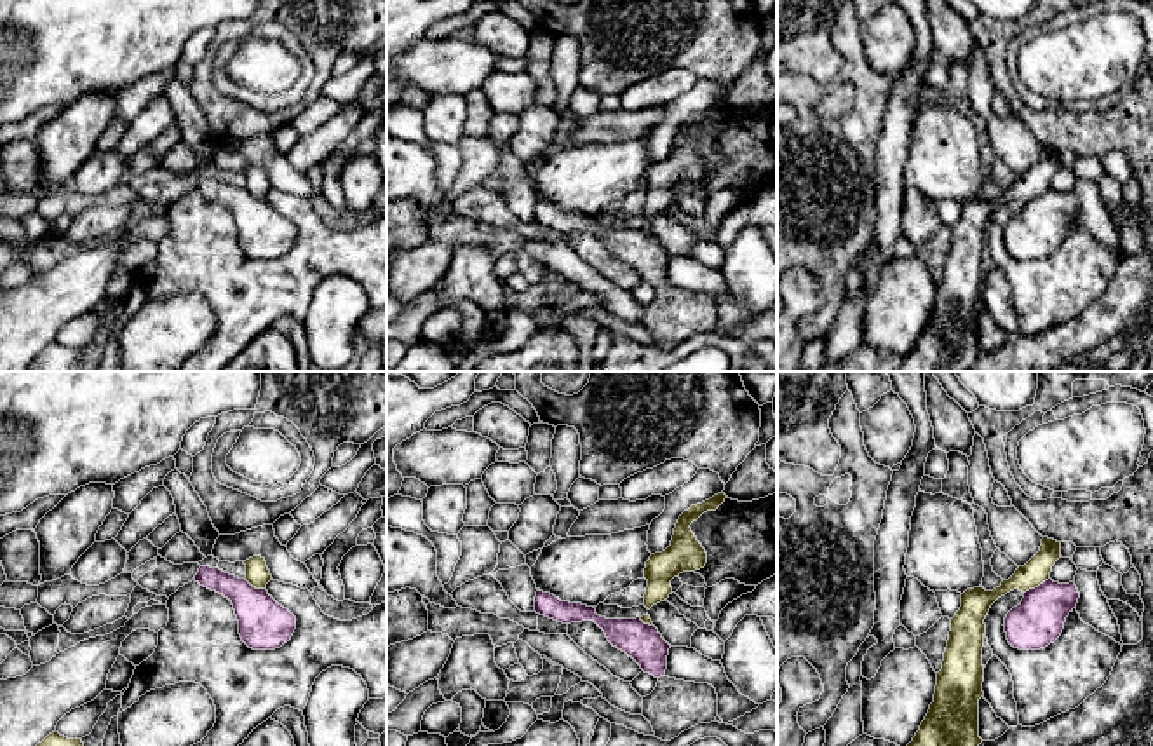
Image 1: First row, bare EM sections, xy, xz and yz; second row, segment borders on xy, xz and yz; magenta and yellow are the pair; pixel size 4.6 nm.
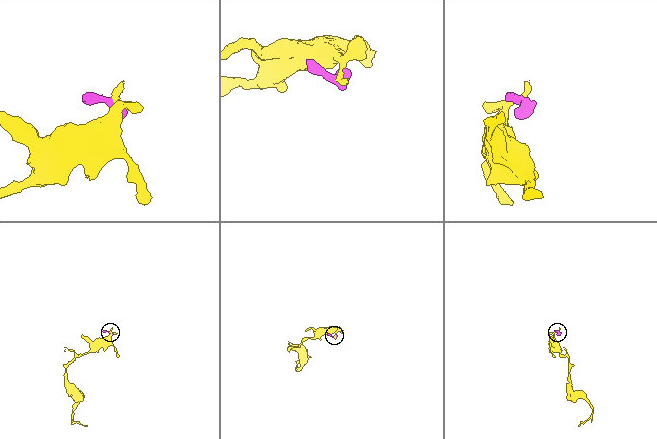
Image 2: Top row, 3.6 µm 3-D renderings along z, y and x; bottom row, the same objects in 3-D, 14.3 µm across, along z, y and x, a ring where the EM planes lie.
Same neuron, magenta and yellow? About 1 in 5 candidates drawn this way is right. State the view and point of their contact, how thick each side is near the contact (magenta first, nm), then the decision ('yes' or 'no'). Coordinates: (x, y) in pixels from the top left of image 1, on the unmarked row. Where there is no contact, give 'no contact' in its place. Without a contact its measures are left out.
yz (1038, 196) | 240/120 nm | no

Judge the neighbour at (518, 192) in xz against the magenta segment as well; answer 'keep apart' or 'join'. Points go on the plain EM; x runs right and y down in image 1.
keep apart

